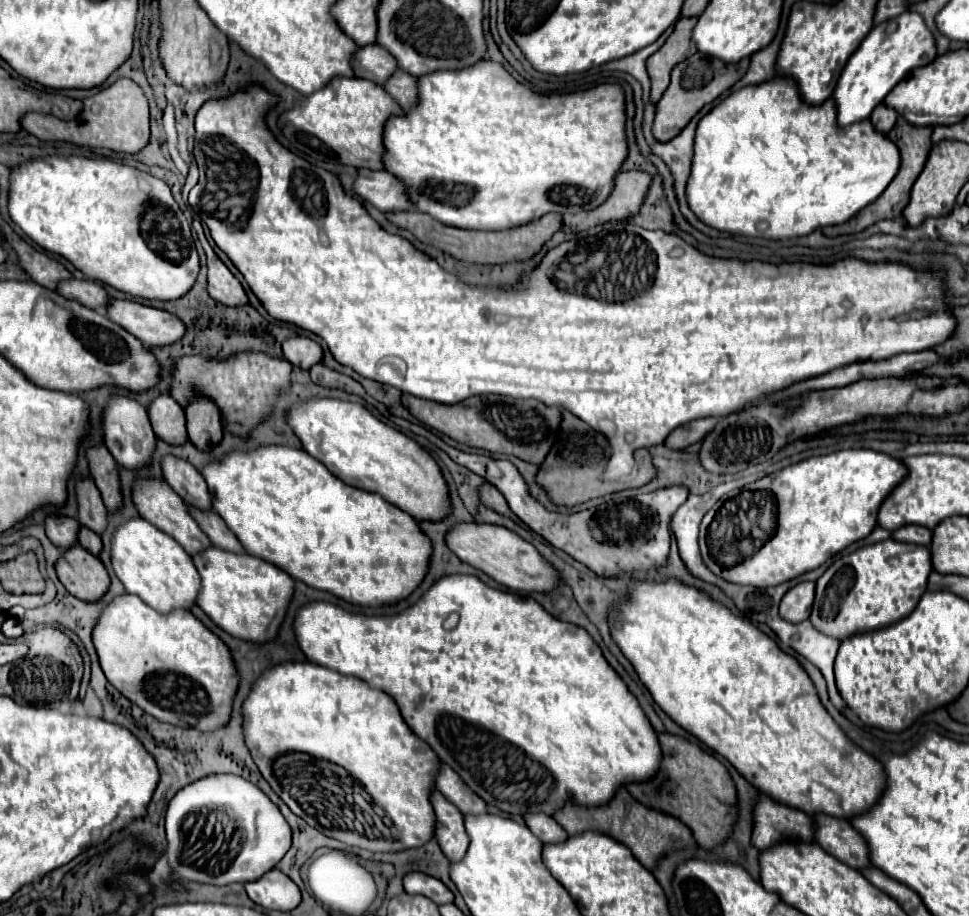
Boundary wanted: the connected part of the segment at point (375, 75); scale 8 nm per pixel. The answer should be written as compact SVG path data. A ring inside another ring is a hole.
M373 43L357 47L355 55L351 57L351 69L355 71L355 77L383 85L383 81L387 81L387 77L397 69L397 63L389 53L385 53L383 47Z

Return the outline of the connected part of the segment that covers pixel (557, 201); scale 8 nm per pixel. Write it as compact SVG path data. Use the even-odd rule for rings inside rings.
M477 61L471 67L465 69L453 69L453 71L435 71L429 75L423 75L417 79L417 103L411 111L403 115L393 115L387 119L383 129L383 147L385 153L381 157L385 171L393 173L401 183L407 187L407 197L415 205L417 211L429 213L431 217L437 217L437 221L445 225L453 225L459 229L483 229L483 231L501 231L519 227L523 223L529 223L545 213L579 213L599 207L609 191L613 177L619 173L619 167L623 159L627 157L627 141L625 141L625 101L623 91L619 85L599 85L589 91L571 93L571 95L551 95L543 97L533 93L531 89L517 83L499 63L495 61Z

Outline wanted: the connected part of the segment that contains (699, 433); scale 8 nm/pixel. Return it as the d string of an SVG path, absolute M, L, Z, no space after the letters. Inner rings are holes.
M703 417L697 421L691 421L687 425L677 427L667 439L665 443L673 449L683 449L687 445L693 445L697 441L701 441L705 437L705 433L709 433L709 429L713 429L713 425L717 423L719 417Z

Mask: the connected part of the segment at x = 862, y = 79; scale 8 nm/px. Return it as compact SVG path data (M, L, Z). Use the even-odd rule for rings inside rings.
M905 11L891 21L875 25L865 37L865 41L859 45L859 49L853 53L853 57L849 57L837 81L837 89L833 93L837 105L837 125L849 127L857 121L867 119L899 81L903 81L913 69L929 65L933 59L935 41L919 13Z

